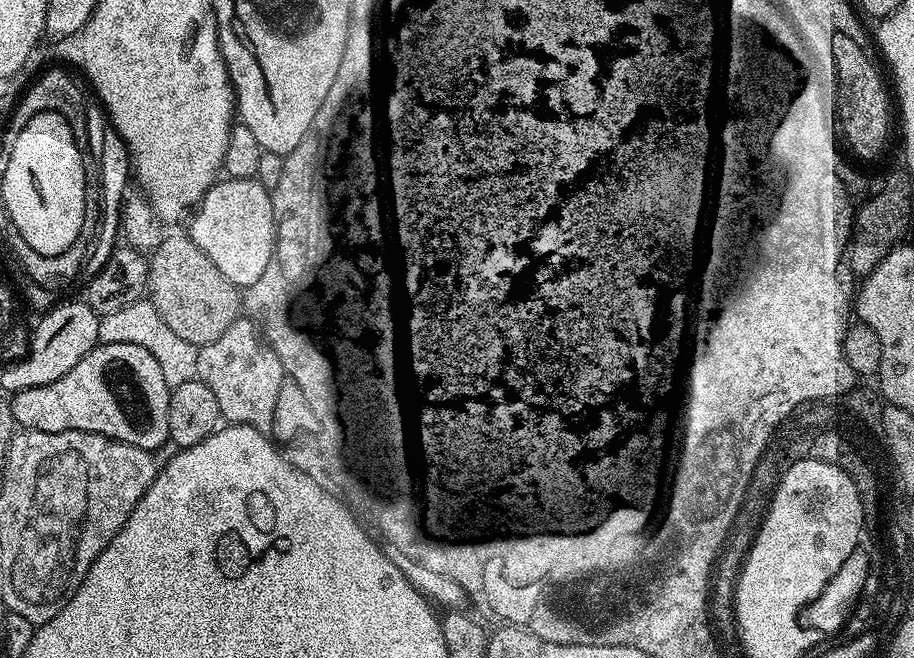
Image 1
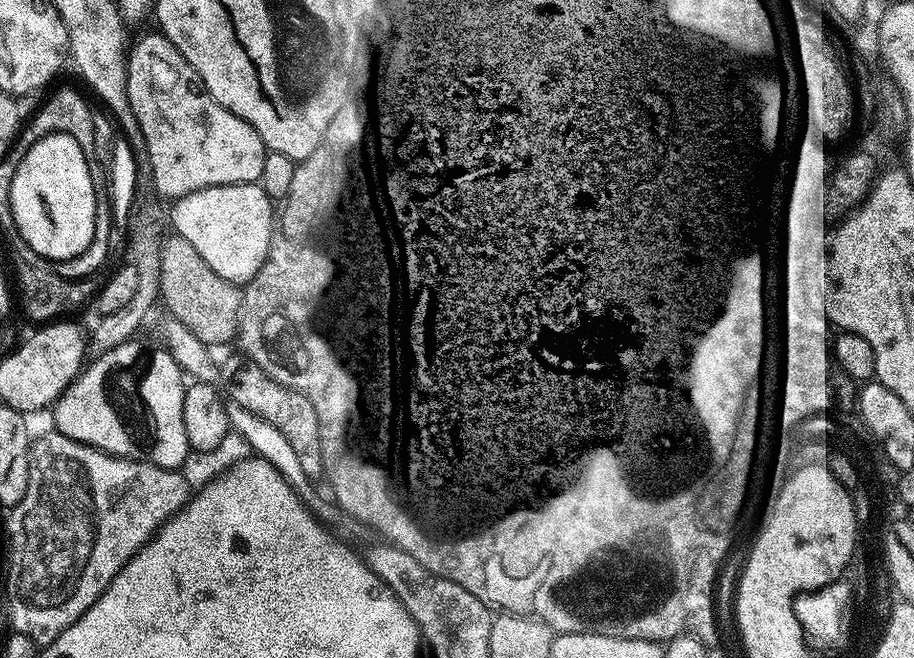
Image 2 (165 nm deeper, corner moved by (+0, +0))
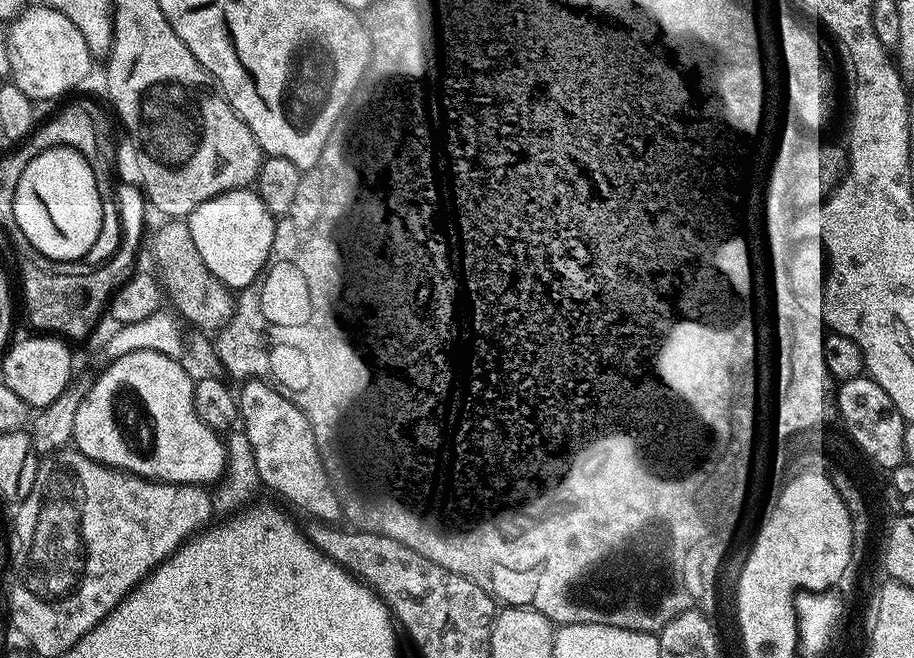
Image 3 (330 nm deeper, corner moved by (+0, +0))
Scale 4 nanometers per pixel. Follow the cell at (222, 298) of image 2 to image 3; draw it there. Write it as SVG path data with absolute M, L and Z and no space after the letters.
M172 218L162 223L164 224L152 236L152 258L156 266L154 272L157 277L157 283L163 290L167 301L169 298L173 305L170 306L183 321L187 322L188 320L200 327L200 330L206 332L217 331L224 327L229 317L232 316L234 298L231 291L224 287L224 284L221 283L220 280L214 278L214 276L210 274L209 268L202 262L202 258L197 252L197 247L194 246L193 238L190 236L187 221Z

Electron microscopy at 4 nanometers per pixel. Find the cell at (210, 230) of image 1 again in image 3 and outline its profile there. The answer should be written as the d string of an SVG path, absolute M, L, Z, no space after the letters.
M238 188L235 192L223 192L202 202L186 221L202 262L224 287L239 290L256 280L274 242L276 220L265 210L255 191Z

